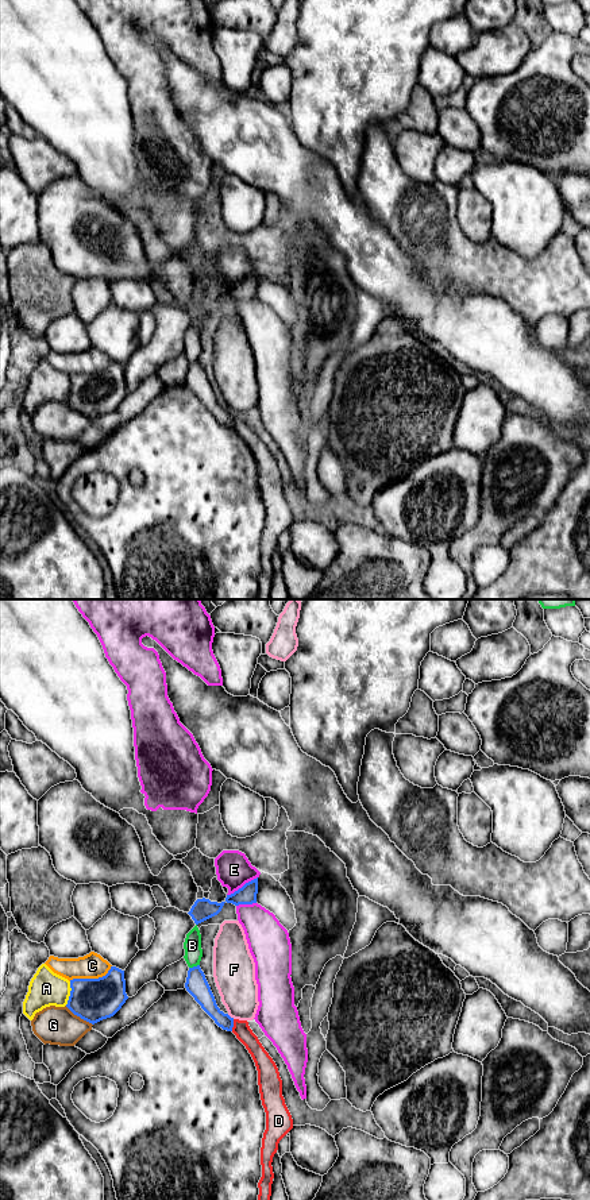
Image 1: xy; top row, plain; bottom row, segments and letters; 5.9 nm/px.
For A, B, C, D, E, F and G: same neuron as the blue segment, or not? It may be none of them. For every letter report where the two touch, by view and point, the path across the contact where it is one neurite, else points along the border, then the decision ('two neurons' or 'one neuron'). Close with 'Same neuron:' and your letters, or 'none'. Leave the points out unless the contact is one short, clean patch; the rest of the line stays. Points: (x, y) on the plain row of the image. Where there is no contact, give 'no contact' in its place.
A: contact xy (70, 389); two neurons
B: contact xy (193, 362); two neurons
C: contact xy (91, 374); two neurons
D: contact xy (232, 420); border xy (234, 415), (231, 425); two neurons
E: contact xy (243, 281); border xy (257, 271), (227, 290); two neurons
F: contact xy (230, 412); two neurons
G: contact xy (78, 411); two neurons
Same neuron: none

